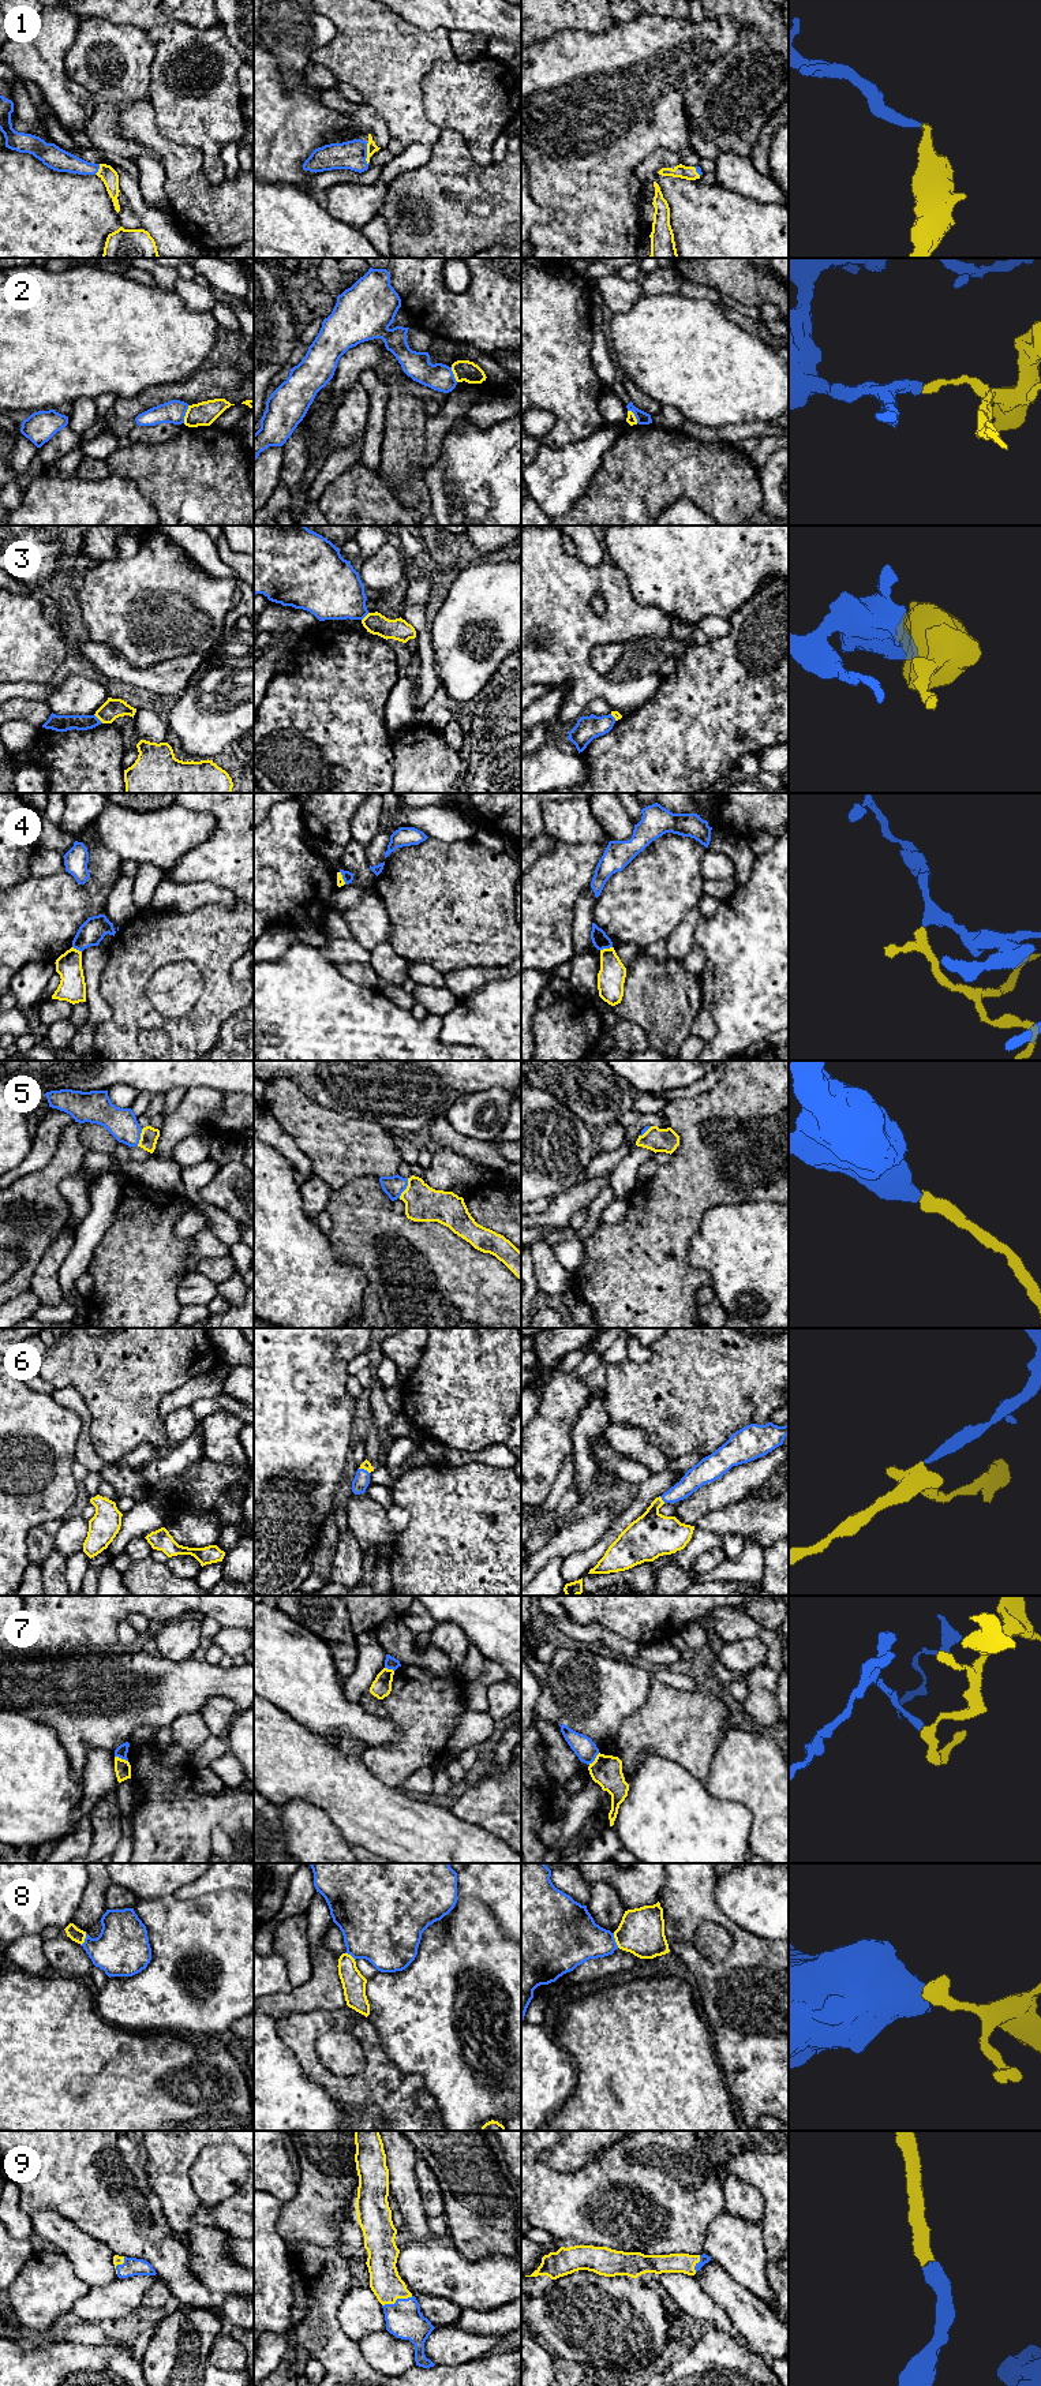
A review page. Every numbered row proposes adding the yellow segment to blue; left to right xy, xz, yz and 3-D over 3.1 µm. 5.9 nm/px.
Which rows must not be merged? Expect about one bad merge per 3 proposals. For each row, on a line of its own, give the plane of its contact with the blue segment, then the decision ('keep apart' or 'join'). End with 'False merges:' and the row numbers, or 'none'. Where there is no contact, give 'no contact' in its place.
1: xz | join
2: xy | keep apart
3: xy | keep apart
4: yz | keep apart
5: xz | join
6: yz | join
7: xy | keep apart
8: yz | keep apart
9: xz | join
False merges: 2, 3, 4, 7, 8

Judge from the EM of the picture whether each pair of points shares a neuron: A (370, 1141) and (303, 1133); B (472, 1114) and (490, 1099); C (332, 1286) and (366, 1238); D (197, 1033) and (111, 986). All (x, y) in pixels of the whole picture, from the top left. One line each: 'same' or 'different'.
A: same
B: same
C: different
D: same

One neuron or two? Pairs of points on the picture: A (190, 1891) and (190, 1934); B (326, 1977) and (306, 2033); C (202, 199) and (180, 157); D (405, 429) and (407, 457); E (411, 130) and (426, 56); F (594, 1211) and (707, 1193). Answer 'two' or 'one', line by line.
A: two
B: two
C: one
D: one
E: one
F: two

